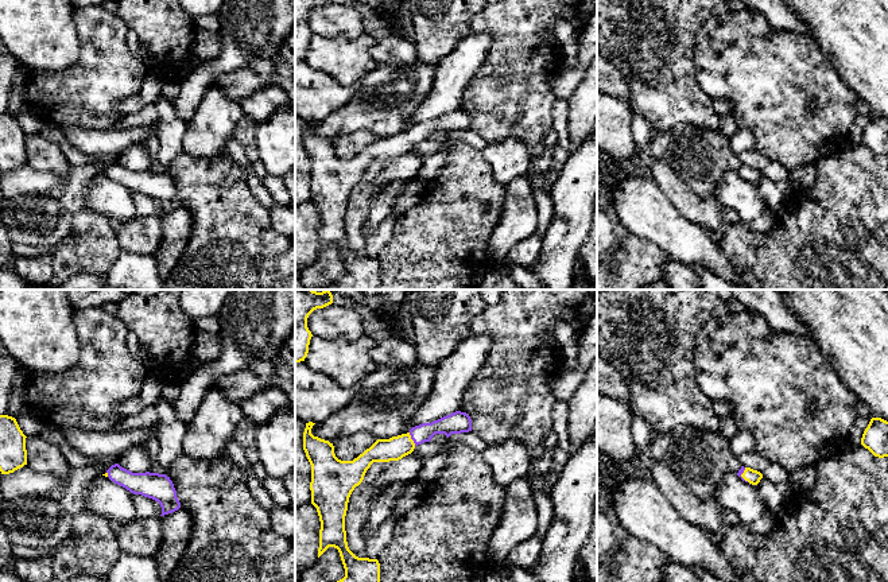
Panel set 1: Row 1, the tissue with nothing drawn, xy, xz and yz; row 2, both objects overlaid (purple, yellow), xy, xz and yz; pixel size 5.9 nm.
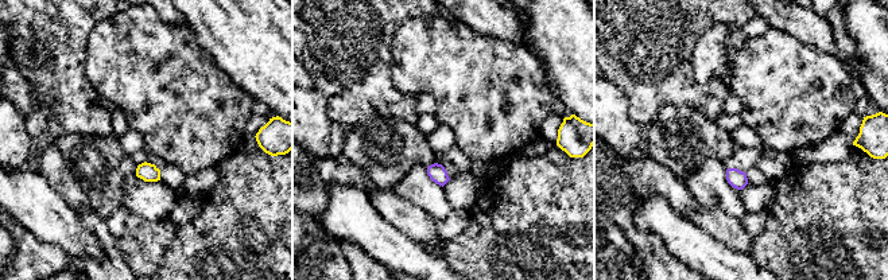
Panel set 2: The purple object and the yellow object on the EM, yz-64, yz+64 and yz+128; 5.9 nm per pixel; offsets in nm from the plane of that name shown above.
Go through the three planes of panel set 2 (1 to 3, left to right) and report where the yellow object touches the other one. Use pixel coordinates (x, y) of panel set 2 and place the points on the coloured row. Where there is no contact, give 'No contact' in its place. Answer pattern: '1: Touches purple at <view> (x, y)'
1: No contact
2: No contact
3: No contact

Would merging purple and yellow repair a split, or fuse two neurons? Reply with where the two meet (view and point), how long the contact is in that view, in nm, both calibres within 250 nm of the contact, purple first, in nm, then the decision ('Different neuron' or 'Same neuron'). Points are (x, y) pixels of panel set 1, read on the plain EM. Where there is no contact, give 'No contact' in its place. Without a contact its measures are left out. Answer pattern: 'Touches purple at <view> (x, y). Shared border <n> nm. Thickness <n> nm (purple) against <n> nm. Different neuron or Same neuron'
Touches purple at xz (411, 136). Shared border 90 nm. Thickness 120 nm (purple) against 140 nm. Same neuron

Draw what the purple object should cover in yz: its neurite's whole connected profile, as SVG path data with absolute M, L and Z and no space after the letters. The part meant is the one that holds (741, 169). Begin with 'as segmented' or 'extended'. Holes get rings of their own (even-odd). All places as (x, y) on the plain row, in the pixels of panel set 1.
extended; M741 164L741 167L738 168L737 174L745 179L749 181L752 183L757 183L760 181L760 178L763 176L763 172L757 168L753 168L751 166L744 166Z

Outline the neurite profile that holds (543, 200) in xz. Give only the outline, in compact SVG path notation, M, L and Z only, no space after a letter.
M532 187L532 194L536 202L539 216L536 234L539 237L543 237L554 214L554 202L547 190Z

